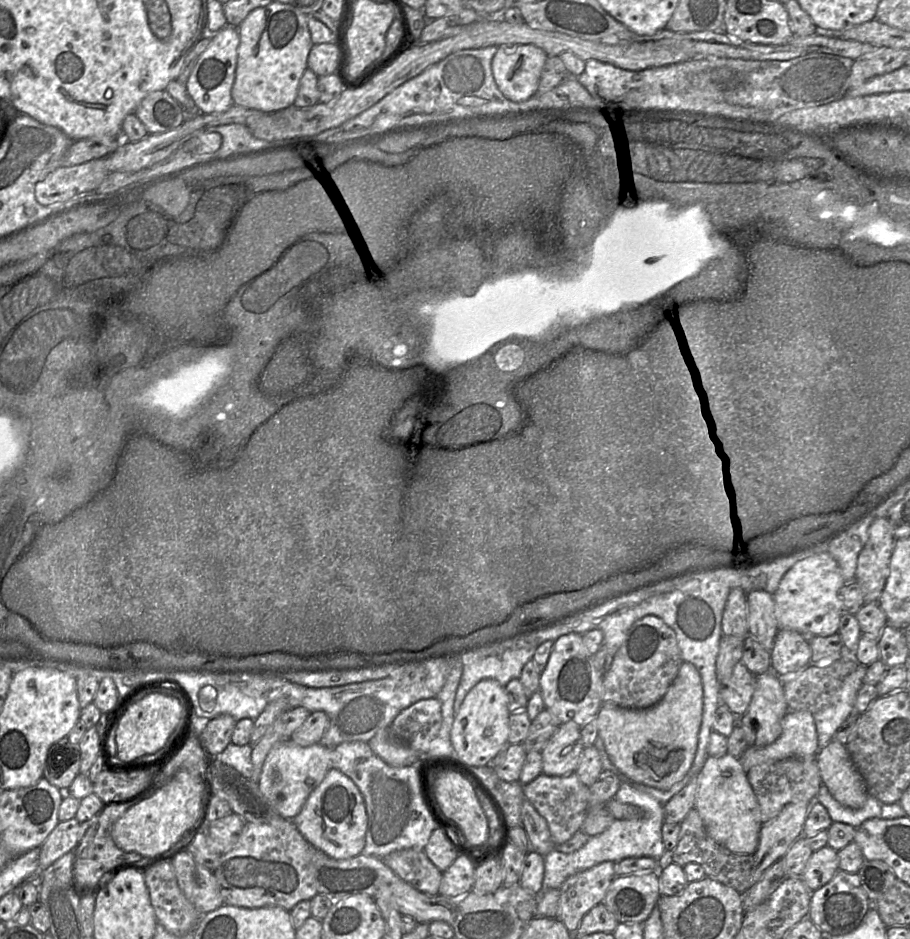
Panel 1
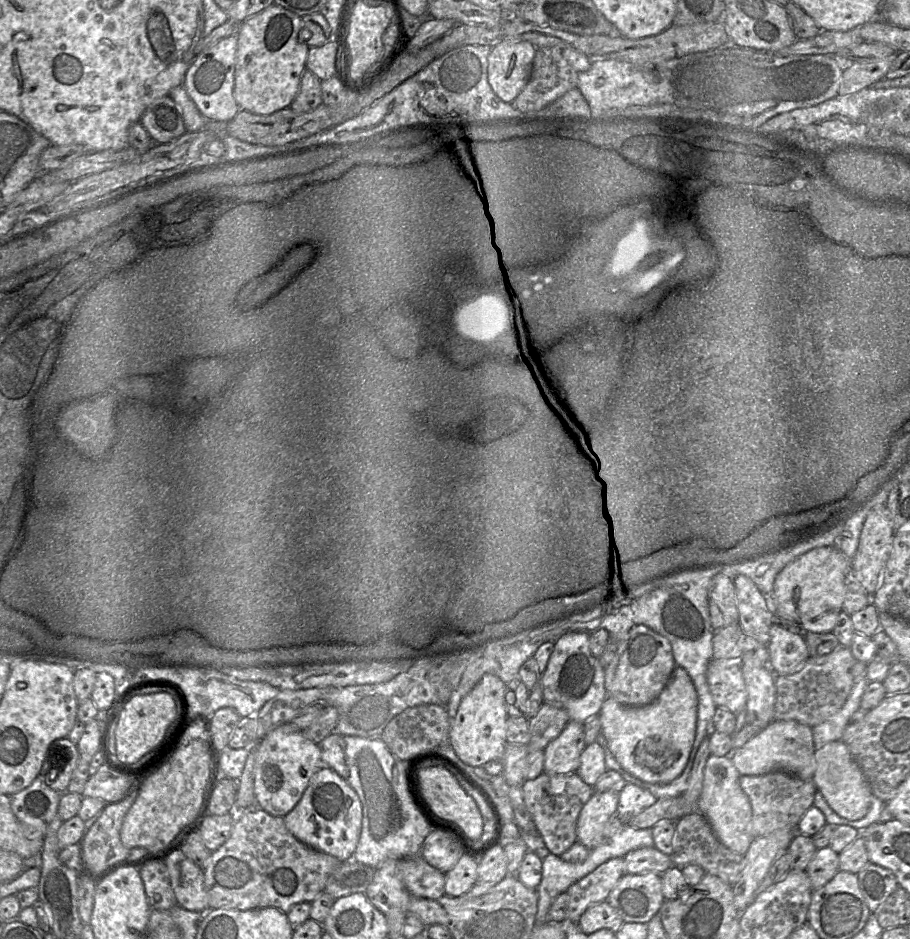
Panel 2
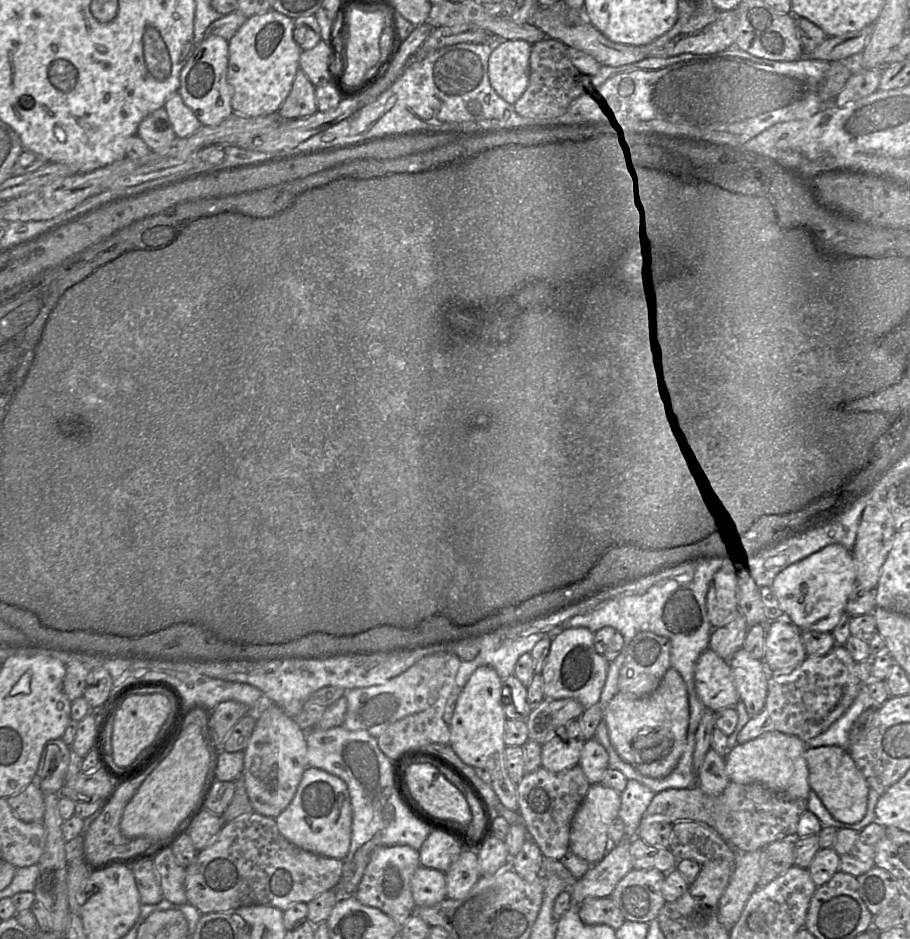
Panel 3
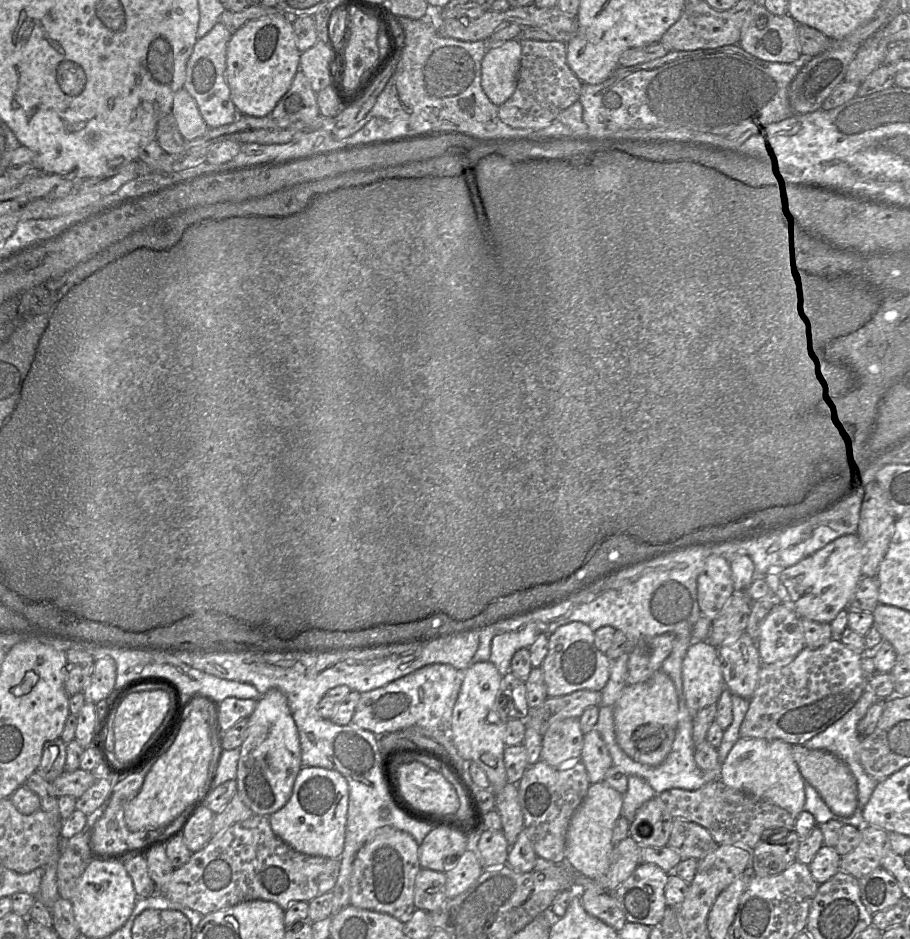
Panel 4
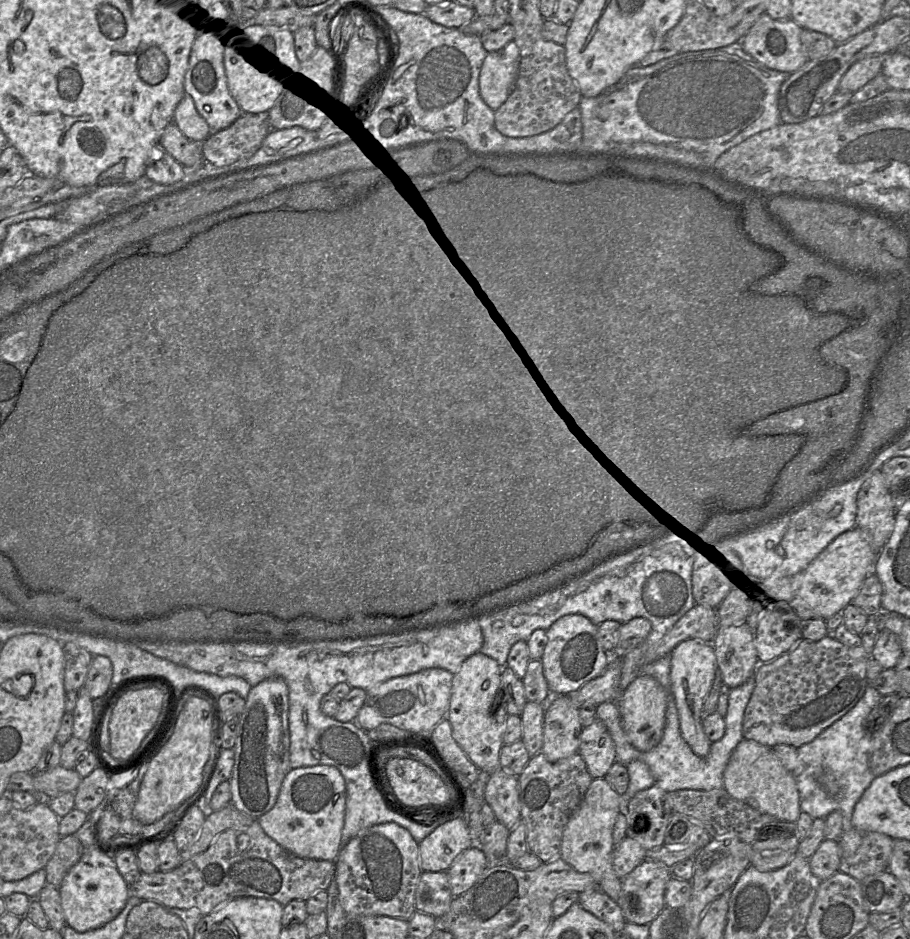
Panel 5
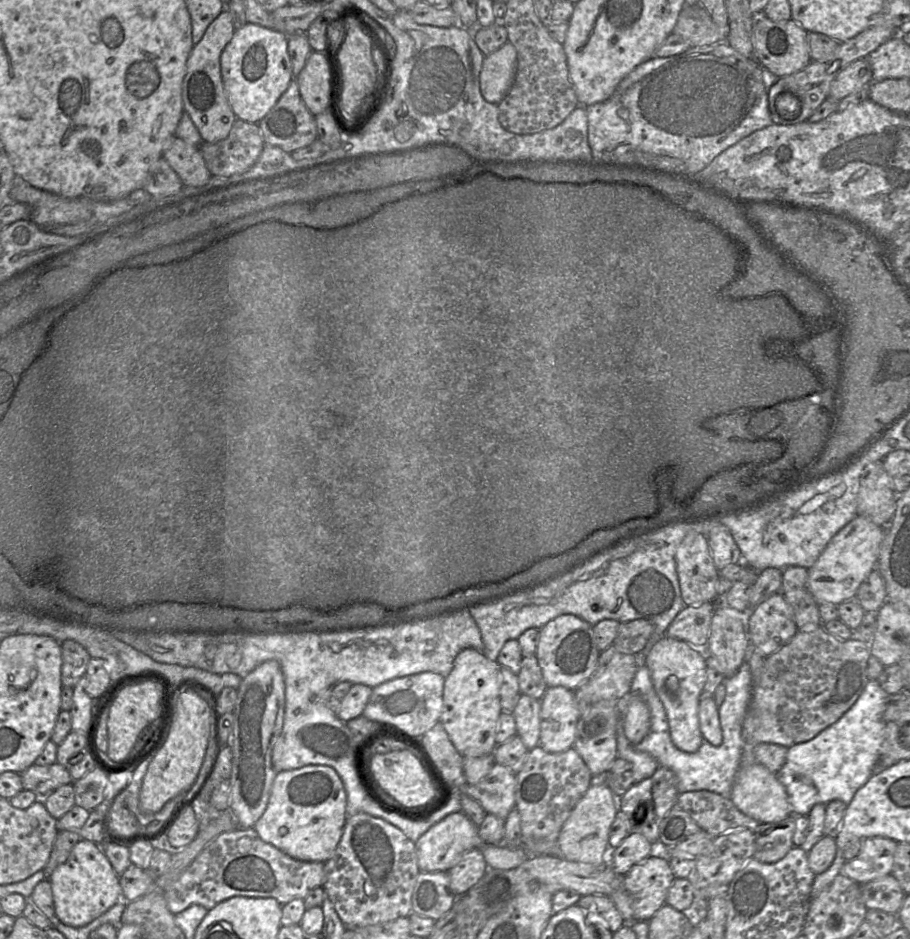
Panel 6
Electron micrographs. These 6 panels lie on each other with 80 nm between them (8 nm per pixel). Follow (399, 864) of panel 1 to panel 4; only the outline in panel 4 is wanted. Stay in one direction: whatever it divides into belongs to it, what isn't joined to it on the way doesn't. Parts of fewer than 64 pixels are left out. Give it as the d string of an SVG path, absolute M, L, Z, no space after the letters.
M421 868L414 885L414 906L426 912L440 908L447 900L444 872Z

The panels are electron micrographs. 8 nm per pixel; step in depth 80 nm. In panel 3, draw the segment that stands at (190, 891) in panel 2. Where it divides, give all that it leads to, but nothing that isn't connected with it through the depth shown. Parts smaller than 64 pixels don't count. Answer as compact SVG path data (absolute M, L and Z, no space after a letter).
M171 848L164 850L155 860L163 896L174 904L187 904L185 891L185 868L182 867Z

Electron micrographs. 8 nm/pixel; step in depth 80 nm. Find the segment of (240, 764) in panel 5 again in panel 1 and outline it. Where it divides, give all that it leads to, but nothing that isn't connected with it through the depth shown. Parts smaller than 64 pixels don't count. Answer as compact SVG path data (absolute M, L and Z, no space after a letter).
M289 739L279 742L270 750L262 767L258 786L279 815L293 820L299 814L309 795L333 768L331 761L333 748L320 743L301 746Z

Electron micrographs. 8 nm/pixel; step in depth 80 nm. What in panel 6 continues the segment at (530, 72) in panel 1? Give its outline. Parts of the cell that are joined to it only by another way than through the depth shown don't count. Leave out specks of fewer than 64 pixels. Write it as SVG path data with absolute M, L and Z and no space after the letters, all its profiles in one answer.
M510 42L485 56L479 74L482 97L487 102L498 105L509 92L516 69L517 51Z

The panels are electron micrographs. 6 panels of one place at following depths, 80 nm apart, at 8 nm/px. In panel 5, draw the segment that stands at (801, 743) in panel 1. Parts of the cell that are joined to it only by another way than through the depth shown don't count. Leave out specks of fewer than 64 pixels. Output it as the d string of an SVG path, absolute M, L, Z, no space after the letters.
M743 739L733 751L723 775L724 788L735 799L774 816L795 822L801 813L796 777L785 768L772 748Z

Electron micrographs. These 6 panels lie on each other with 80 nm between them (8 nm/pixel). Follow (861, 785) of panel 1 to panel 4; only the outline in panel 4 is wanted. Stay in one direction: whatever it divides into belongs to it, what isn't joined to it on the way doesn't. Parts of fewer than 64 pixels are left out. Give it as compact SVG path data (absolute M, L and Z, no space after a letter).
M793 745L792 754L805 782L817 790L829 809L840 817L852 816L858 806L858 788L848 766L828 751L811 750L803 745Z

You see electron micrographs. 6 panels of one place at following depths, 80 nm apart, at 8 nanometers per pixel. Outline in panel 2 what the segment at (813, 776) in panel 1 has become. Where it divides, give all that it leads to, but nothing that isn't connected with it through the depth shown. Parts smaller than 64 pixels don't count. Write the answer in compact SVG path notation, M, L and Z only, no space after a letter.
M773 771L762 775L740 776L740 786L748 796L752 807L752 838L764 837L781 828L795 828L805 812L813 806L817 788L812 779L802 780L785 771Z

